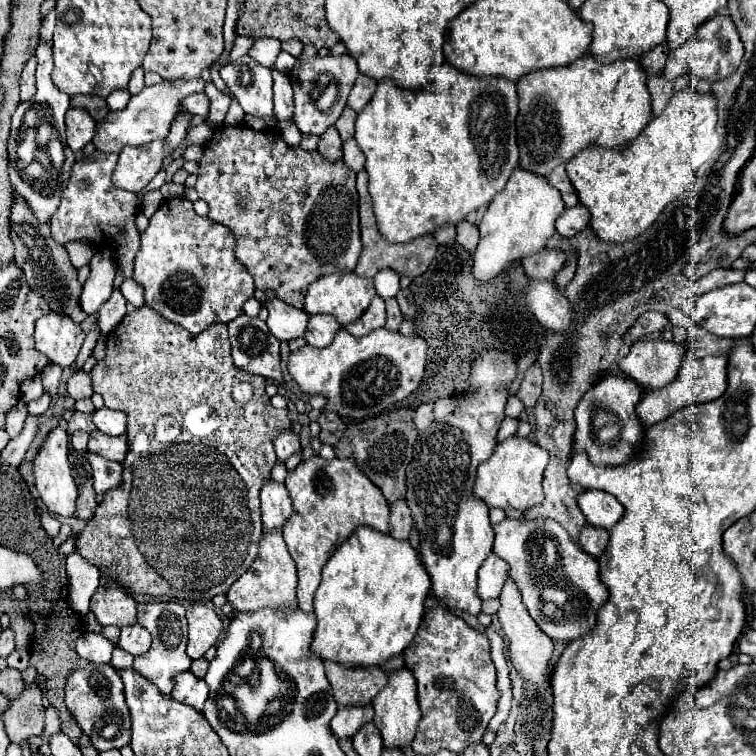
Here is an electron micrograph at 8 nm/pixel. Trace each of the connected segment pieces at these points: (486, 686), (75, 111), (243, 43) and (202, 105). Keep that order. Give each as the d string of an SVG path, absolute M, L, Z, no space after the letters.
M437 606L425 612L421 628L411 646L405 648L403 658L417 680L417 698L423 714L411 744L413 750L417 754L433 754L437 750L459 754L469 744L479 742L499 700L489 640L459 616Z
M71 108L65 114L67 124L67 146L77 152L95 136L95 120L85 112L85 108Z
M237 36L235 38L235 46L233 46L233 50L231 50L231 60L237 60L239 56L243 56L243 54L247 54L249 52L249 48L253 46L253 38L251 36Z
M201 92L201 94L191 94L191 96L187 96L185 102L183 102L183 108L187 108L191 114L199 114L199 116L209 114L209 106L211 106L211 100L207 98L205 92Z

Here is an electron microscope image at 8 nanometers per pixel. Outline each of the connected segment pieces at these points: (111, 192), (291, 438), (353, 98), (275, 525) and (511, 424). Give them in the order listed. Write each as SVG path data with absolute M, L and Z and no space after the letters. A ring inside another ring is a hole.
M93 152L91 156L85 156L83 160L77 160L73 166L73 174L69 178L69 184L63 192L61 206L51 218L51 236L57 240L57 244L65 246L71 240L105 240L115 238L113 244L117 254L117 262L121 264L121 274L125 278L133 272L133 258L139 250L139 232L135 228L135 216L137 216L137 204L135 194L119 190L111 184L111 172L117 164L117 154L109 152ZM133 256L133 258L125 258Z
M281 428L281 432L277 434L277 438L273 440L275 446L275 454L279 460L287 460L291 454L299 452L301 444L299 444L299 436L291 430L291 428Z
M359 74L357 80L355 80L355 86L353 86L351 94L349 94L347 106L353 108L355 112L361 112L363 106L371 100L371 96L373 96L373 92L375 92L375 86L377 86L375 80L369 80L369 76L361 76L361 74Z
M265 480L261 488L261 518L263 530L279 530L293 514L289 492L283 482Z
M505 418L501 428L499 428L499 434L497 434L497 440L505 440L509 436L513 436L517 432L517 426L519 426L519 418Z

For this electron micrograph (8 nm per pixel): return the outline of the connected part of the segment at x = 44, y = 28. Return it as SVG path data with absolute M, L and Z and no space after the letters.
M53 8L42 22L39 39L40 41L53 42L53 32L56 24L56 12Z

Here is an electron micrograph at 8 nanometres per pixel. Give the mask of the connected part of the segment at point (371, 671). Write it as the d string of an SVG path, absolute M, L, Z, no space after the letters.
M323 662L327 680L333 688L339 706L365 706L371 704L375 694L385 686L387 674L379 666L345 668L337 662Z

